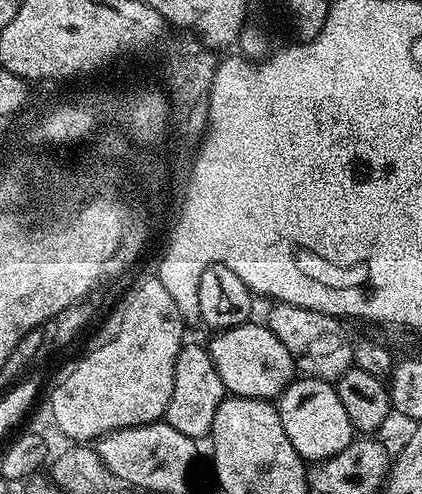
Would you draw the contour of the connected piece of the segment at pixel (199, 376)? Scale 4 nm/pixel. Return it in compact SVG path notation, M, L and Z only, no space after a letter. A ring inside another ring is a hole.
M185 343L174 362L174 386L170 390L170 402L167 410L164 411L163 419L179 433L188 435L194 441L203 441L203 436L205 439L211 433L214 414L218 414L218 406L225 398L224 383L222 378L218 378L218 370L212 361L211 351L205 345L203 348L200 344Z

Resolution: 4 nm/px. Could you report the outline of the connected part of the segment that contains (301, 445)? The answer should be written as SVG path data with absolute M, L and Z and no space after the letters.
M301 375L293 379L278 398L282 430L286 430L286 438L290 438L290 446L300 459L305 462L323 462L331 456L337 456L354 439L354 429L347 417L346 407L338 398L335 387L327 380L319 380L317 376Z

